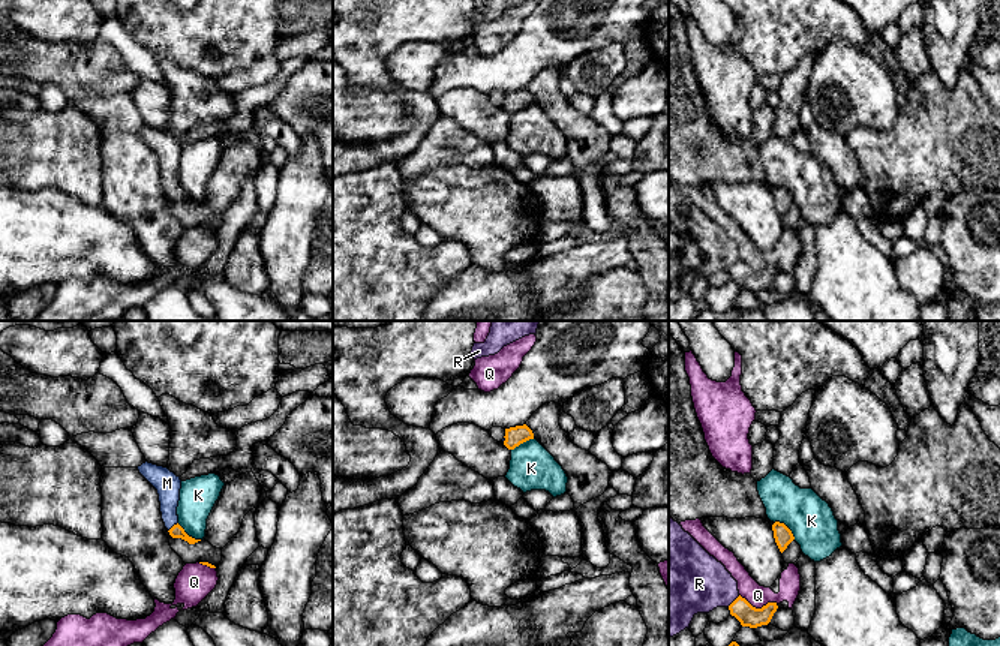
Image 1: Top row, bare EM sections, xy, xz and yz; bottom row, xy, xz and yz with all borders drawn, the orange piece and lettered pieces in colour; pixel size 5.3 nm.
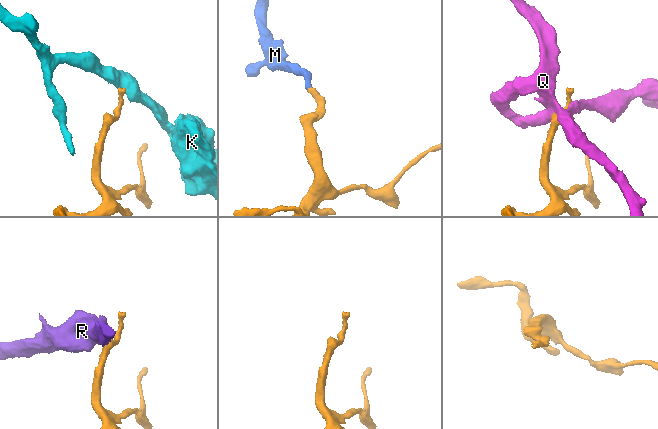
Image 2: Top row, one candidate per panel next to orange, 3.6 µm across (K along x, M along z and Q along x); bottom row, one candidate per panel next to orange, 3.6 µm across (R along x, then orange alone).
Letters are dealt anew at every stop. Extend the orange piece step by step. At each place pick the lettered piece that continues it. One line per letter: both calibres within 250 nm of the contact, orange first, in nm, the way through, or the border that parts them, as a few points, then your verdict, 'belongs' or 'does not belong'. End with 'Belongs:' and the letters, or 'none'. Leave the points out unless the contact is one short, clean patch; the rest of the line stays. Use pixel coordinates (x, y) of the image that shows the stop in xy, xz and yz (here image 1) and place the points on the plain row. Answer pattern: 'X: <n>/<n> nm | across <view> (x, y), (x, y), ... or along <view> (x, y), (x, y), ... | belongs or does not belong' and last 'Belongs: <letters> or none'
K: 100/240 nm | along yz (774, 186), (781, 186), (795, 203) | does not belong
M: 70/140 nm | across xy (176, 195), (173, 191), (167, 147) | belongs
Q: 110/120 nm | does not belong
R: 110/340 nm | along yz (739, 260), (727, 270) | does not belong
Belongs: M

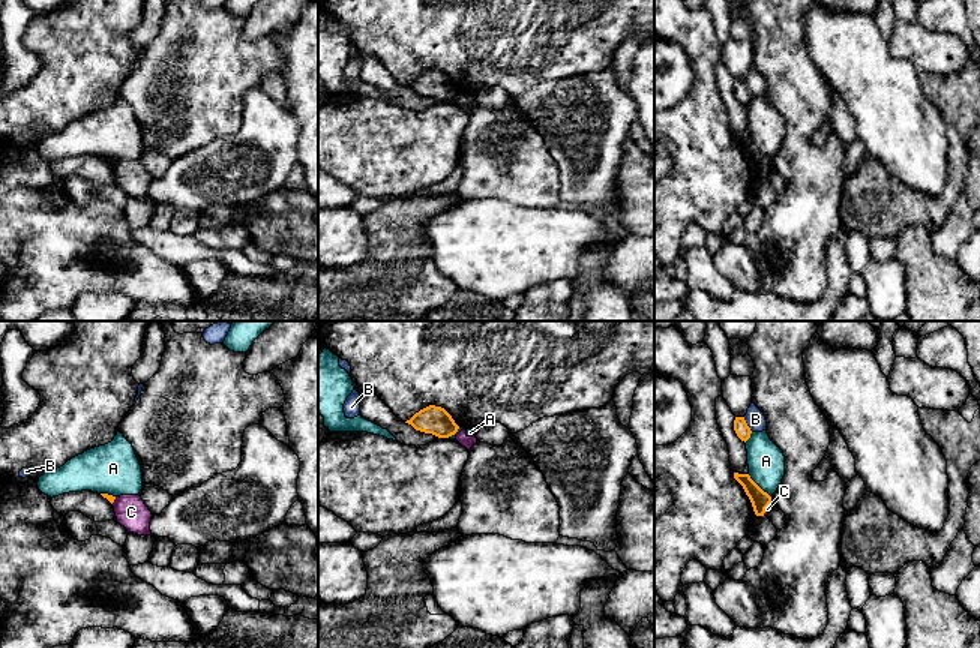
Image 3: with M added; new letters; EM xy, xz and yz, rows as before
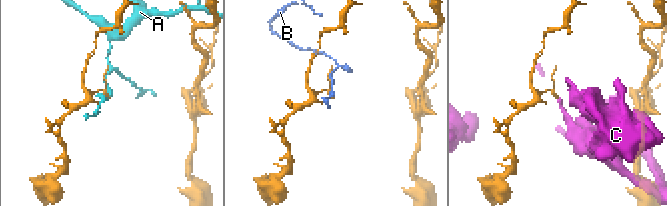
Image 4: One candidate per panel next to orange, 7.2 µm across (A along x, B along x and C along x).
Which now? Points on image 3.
A: 100/200 nm | does not belong
B: 80/110 nm | does not belong
C: 100/20 nm | does not belong
Belongs: none

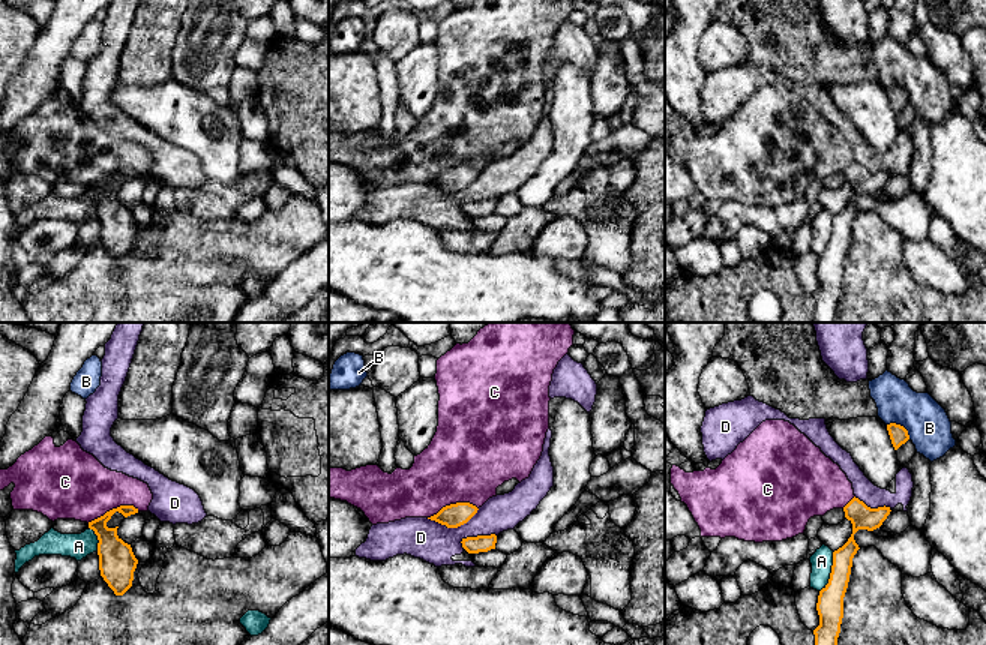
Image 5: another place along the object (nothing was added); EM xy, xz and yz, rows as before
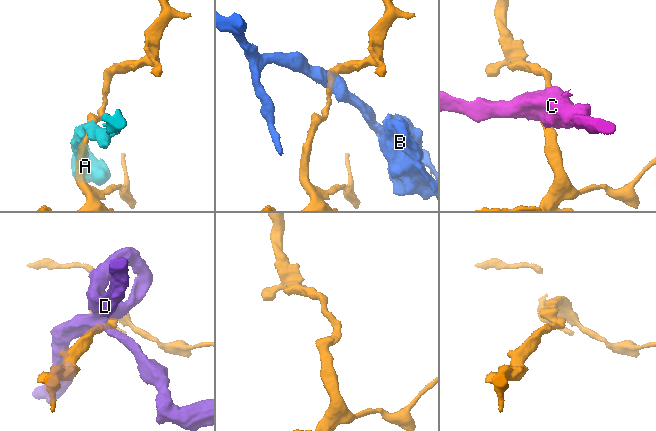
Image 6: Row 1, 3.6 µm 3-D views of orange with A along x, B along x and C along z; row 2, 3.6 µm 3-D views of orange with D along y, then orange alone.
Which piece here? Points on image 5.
A: 140/120 nm | along yz (833, 216), (829, 246), (820, 255) | does not belong
B: 100/240 nm | along yz (887, 87), (899, 87), (910, 102) | does not belong
C: 180/360 nm | along xy (138, 173), (117, 170), (87, 186) | does not belong
D: 130/220 nm | does not belong
Belongs: none

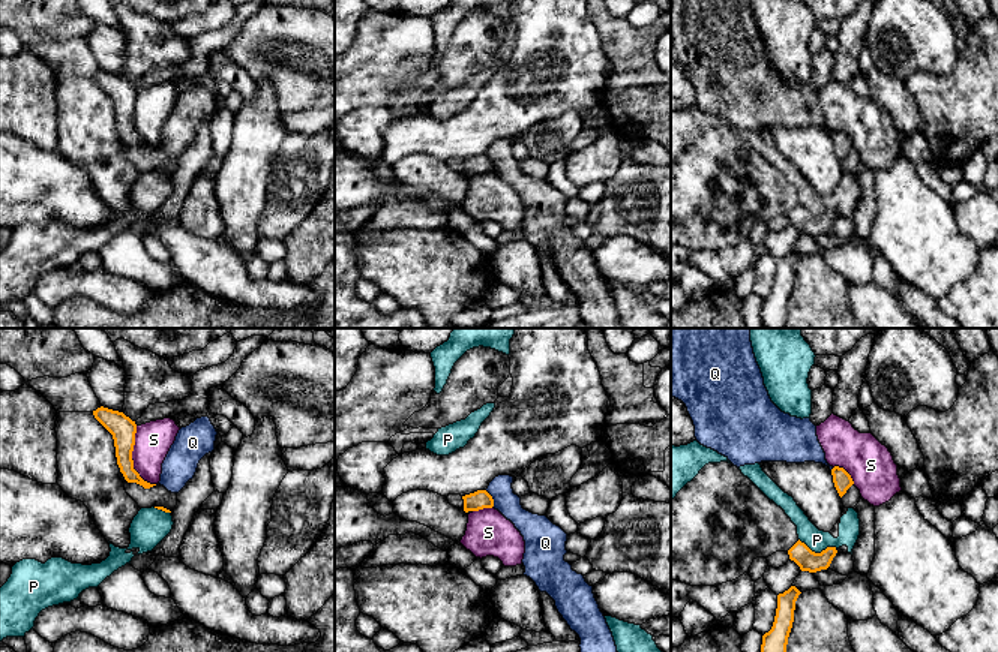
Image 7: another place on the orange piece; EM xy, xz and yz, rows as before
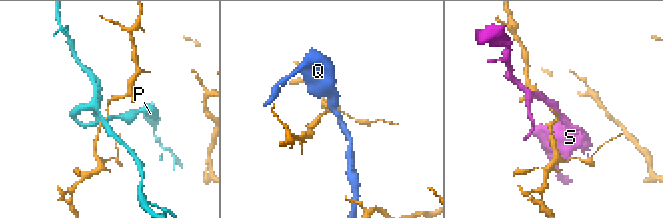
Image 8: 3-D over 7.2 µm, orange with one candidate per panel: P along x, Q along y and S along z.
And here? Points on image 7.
P: 110/120 nm | does not belong
Q: 100/130 nm | along xz (485, 155), (494, 170) | does not belong
S: 140/200 nm | along xy (135, 90), (132, 132), (144, 144), (155, 149) | does not belong
Belongs: none

